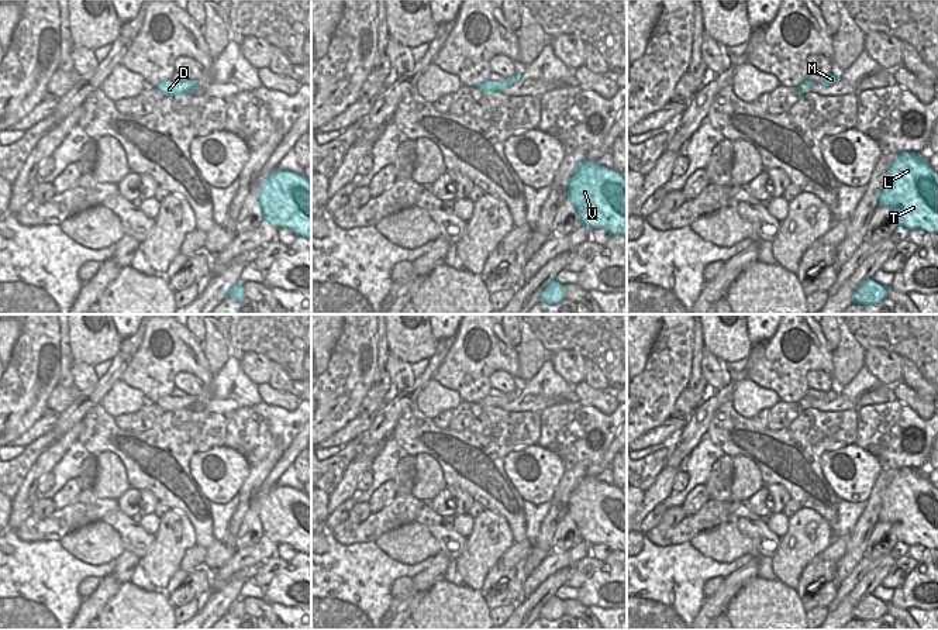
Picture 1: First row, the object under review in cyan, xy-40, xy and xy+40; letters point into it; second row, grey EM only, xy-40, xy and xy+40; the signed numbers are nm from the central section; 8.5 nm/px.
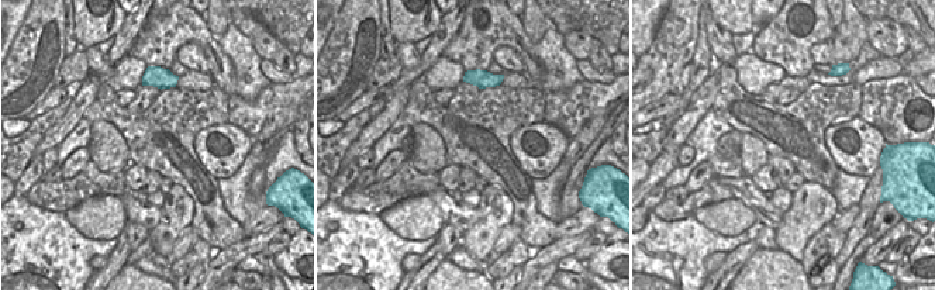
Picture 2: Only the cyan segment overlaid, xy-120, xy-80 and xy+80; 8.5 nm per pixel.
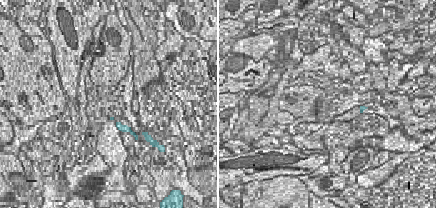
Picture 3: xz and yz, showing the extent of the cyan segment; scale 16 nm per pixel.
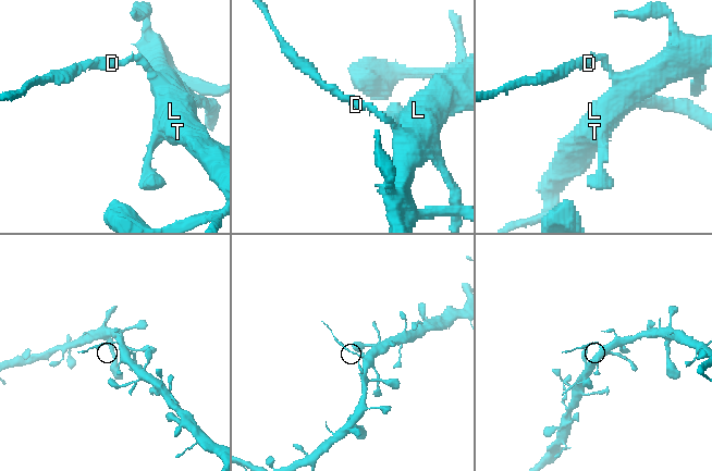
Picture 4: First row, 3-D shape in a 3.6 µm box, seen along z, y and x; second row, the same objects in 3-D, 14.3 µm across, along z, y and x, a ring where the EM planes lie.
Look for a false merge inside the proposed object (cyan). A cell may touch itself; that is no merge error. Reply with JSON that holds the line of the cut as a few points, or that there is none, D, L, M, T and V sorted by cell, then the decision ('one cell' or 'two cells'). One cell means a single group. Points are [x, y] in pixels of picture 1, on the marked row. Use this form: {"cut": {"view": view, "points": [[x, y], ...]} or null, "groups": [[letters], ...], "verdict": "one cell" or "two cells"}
{"cut": {"view": "xy", "points": [[506, 81], [511, 85]]}, "groups": [["D"], ["L", "M", "T", "V"]], "verdict": "two cells"}

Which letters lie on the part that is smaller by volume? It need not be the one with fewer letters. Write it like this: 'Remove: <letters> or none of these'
Remove: D.

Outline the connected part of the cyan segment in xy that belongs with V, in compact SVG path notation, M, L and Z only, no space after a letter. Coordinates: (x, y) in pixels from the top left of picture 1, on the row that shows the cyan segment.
M584 159L568 185L568 200L575 206L583 226L627 237L627 182L621 173Z

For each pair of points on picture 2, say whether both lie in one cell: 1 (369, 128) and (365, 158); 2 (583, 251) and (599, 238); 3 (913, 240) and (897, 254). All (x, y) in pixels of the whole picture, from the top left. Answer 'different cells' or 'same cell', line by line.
1: different cells
2: same cell
3: same cell

